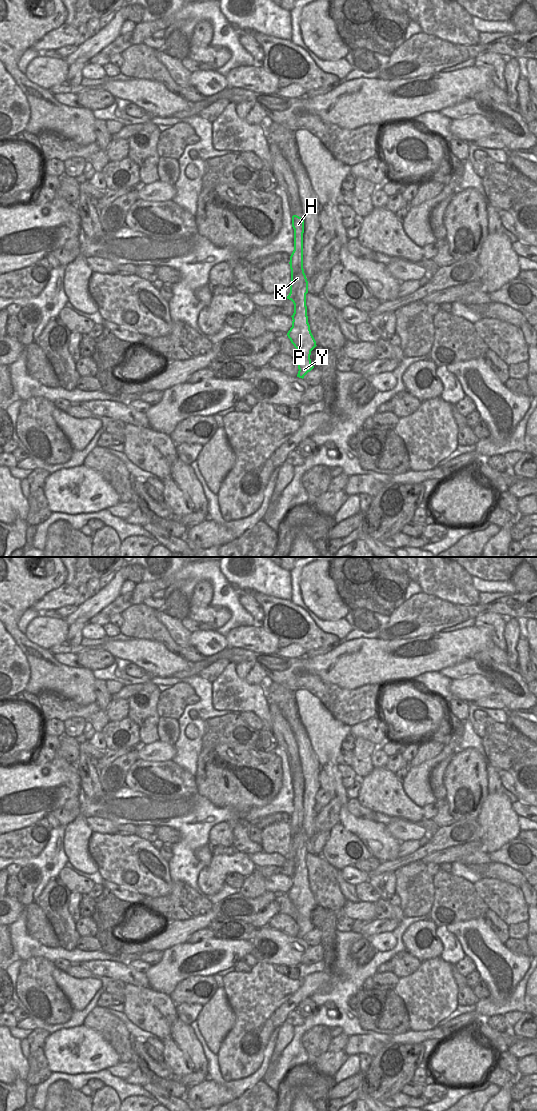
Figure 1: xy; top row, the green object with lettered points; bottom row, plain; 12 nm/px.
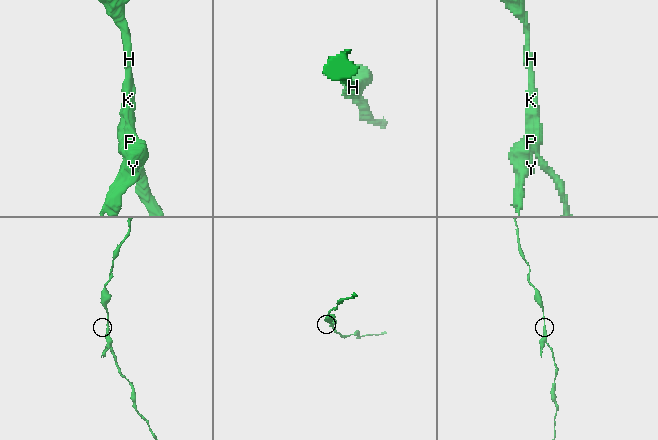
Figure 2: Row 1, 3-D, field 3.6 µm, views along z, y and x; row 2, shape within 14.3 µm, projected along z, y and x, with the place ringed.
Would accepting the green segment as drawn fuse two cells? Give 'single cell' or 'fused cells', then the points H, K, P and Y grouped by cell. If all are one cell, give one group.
fused cells; groups H K / P Y

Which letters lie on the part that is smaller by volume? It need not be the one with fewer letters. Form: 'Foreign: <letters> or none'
Foreign: P, Y

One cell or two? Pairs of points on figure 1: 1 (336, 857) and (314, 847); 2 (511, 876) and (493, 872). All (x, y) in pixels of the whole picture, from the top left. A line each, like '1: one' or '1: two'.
1: two
2: one

